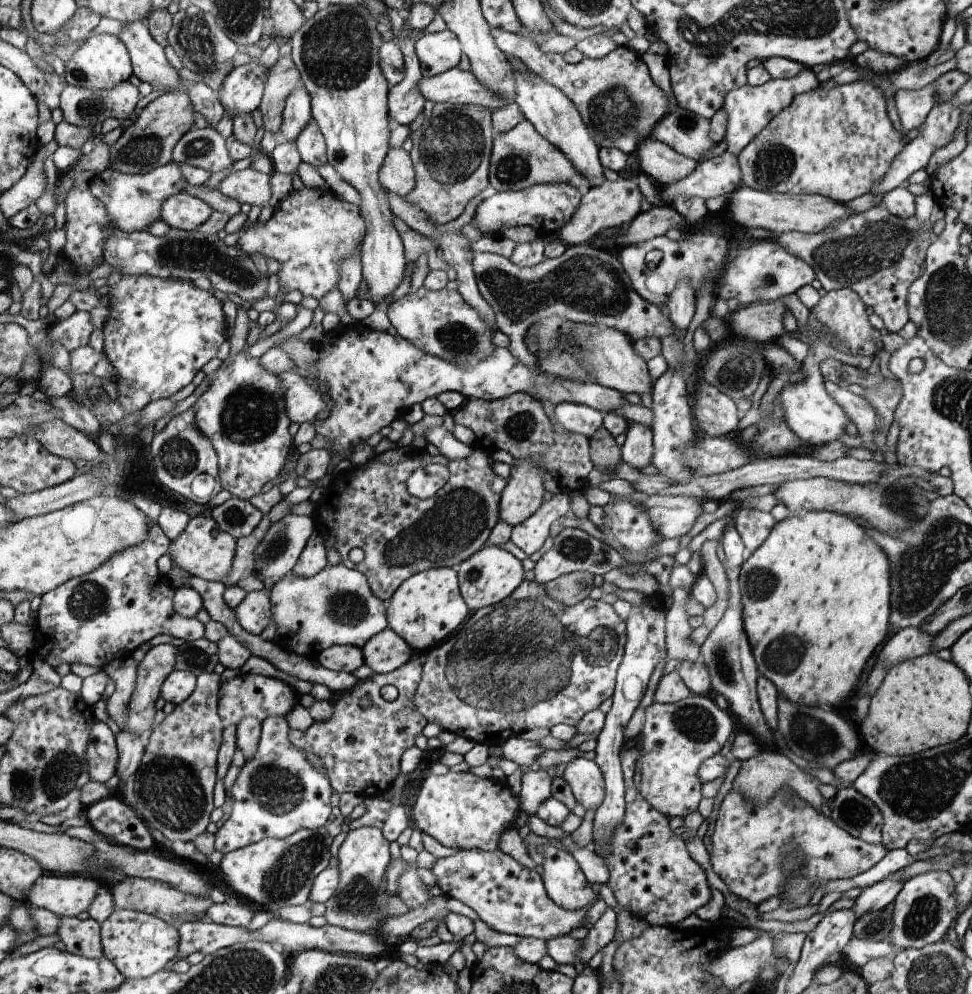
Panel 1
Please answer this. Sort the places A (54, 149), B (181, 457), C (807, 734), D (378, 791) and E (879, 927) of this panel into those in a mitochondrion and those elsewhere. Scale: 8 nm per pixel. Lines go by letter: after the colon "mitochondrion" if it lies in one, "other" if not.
A: other
B: mitochondrion
C: mitochondrion
D: other
E: mitochondrion

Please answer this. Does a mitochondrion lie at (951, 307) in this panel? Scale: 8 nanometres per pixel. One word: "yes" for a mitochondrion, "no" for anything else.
yes

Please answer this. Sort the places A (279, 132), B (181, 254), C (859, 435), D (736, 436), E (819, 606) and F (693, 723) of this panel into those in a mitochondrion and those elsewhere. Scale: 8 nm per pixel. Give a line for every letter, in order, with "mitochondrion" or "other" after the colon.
A: other
B: mitochondrion
C: other
D: other
E: other
F: mitochondrion

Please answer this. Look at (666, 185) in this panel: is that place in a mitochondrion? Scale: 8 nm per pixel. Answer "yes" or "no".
no

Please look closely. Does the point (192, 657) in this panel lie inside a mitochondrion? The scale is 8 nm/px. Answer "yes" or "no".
yes

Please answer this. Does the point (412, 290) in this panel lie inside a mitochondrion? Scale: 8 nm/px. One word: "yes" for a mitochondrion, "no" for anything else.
no

